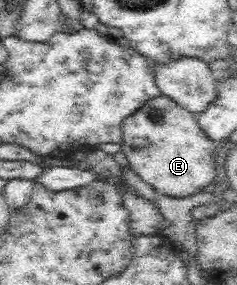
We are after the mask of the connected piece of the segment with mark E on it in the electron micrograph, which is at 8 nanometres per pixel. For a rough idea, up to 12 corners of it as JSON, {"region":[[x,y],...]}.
{"region":[[154,97],[118,148],[157,193],[217,179],[219,142],[195,114]]}

